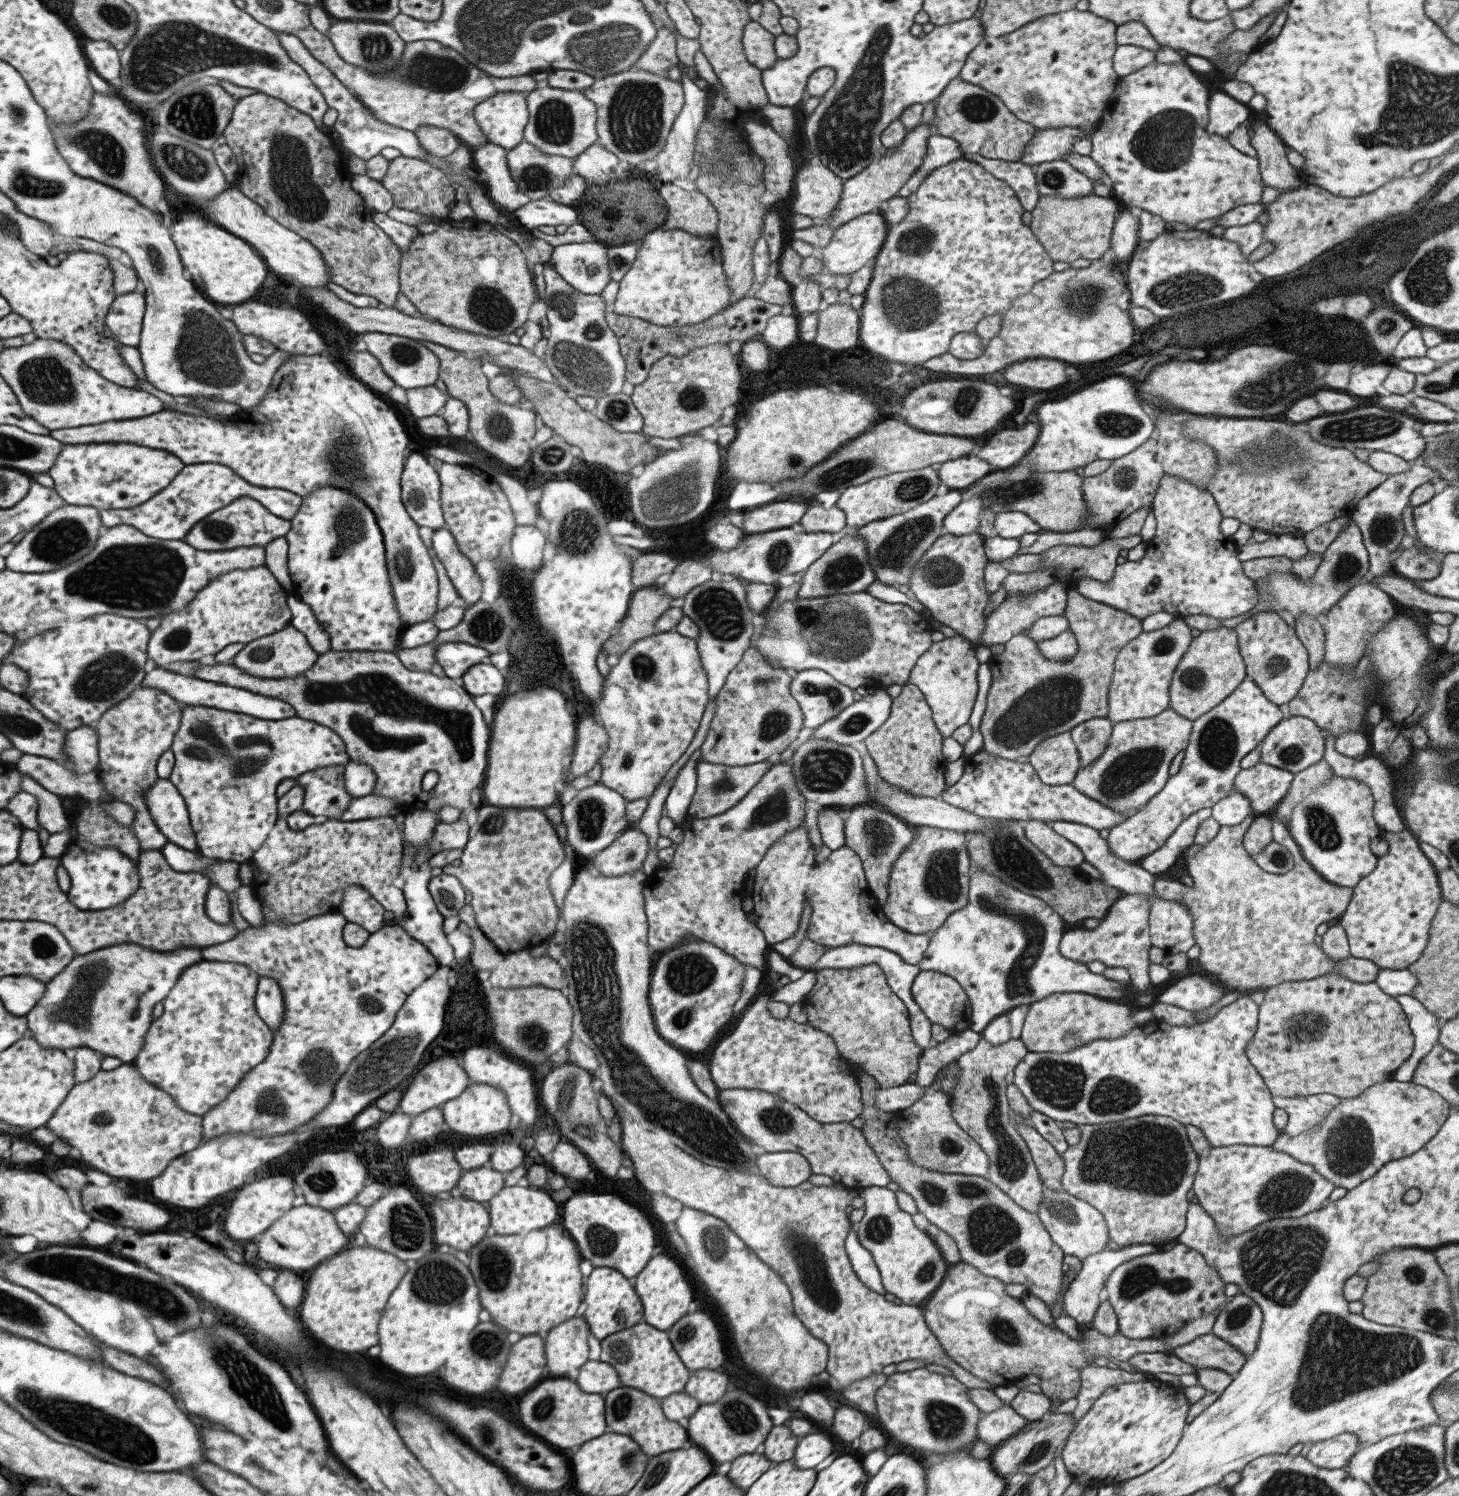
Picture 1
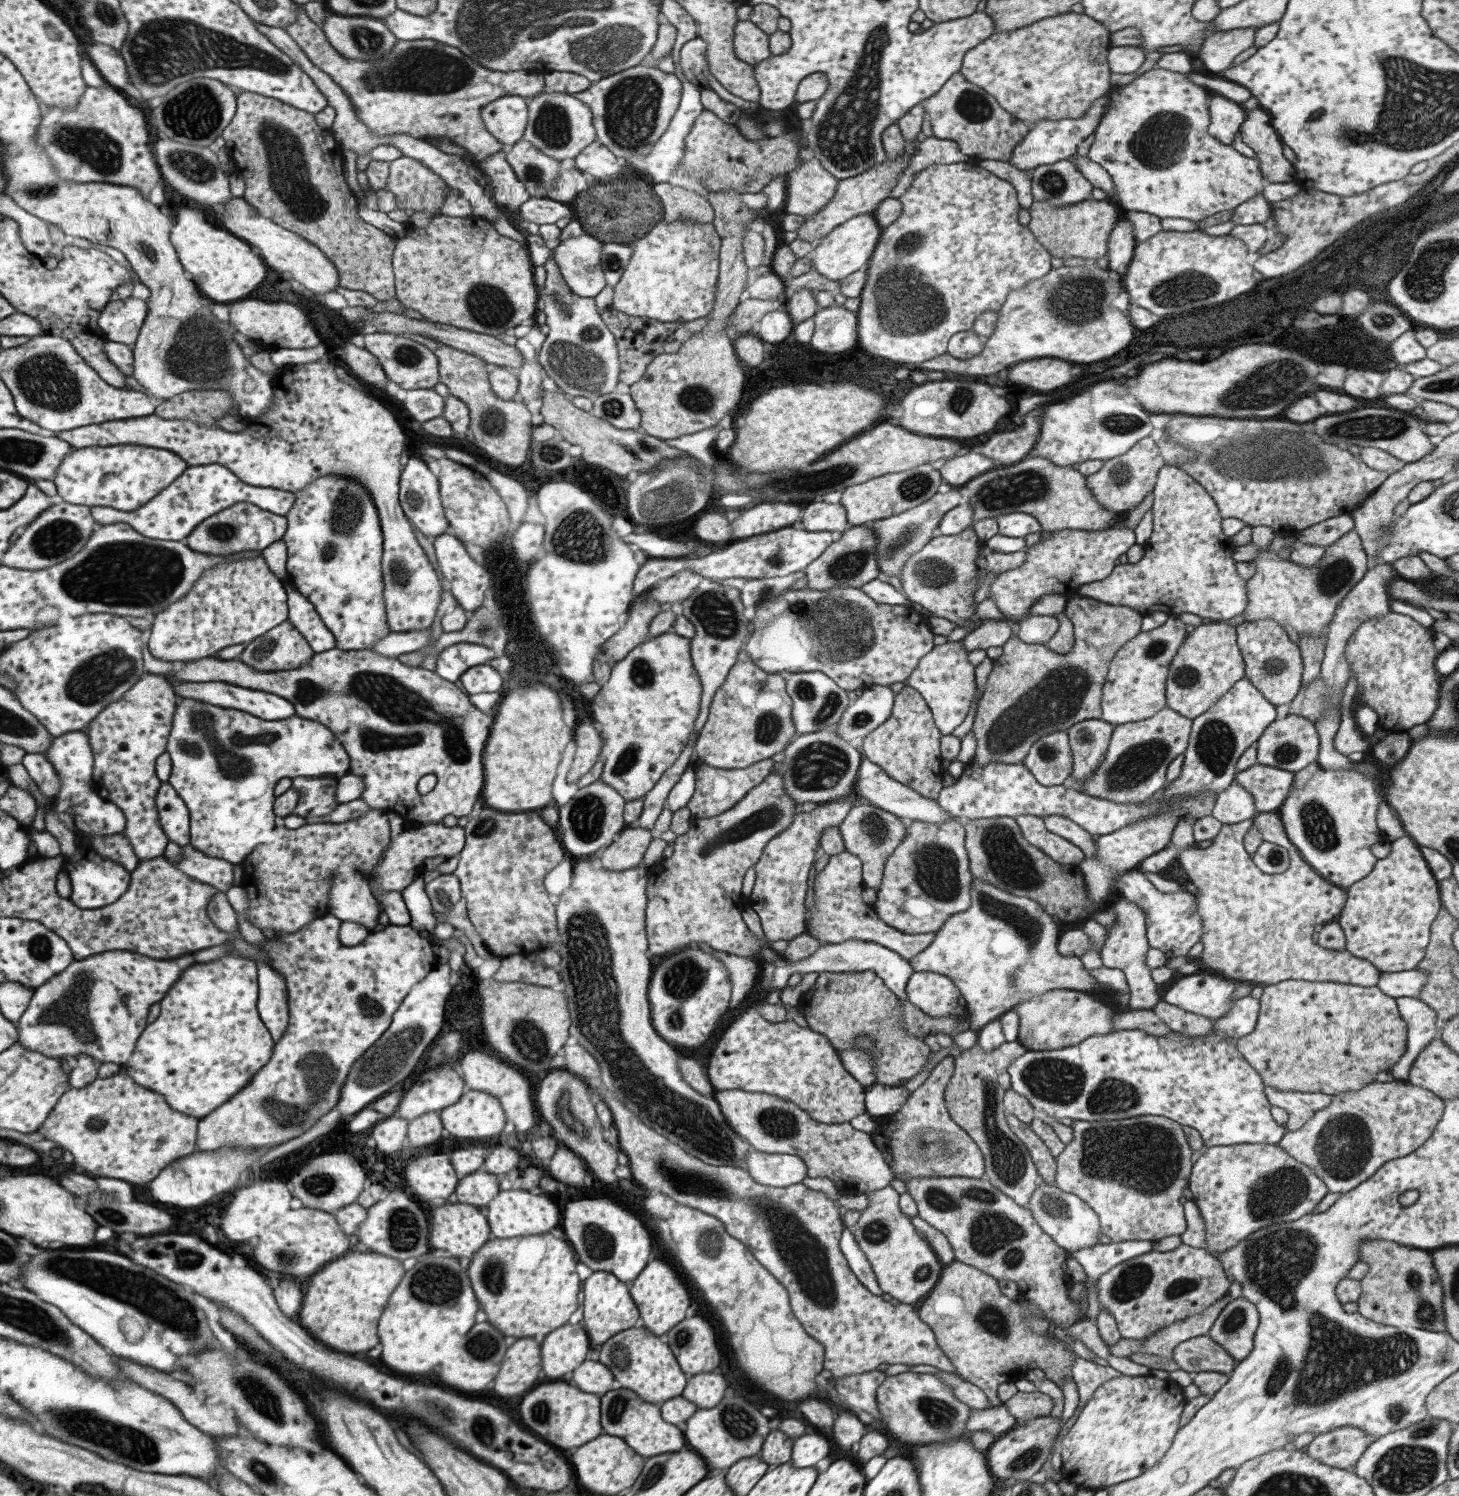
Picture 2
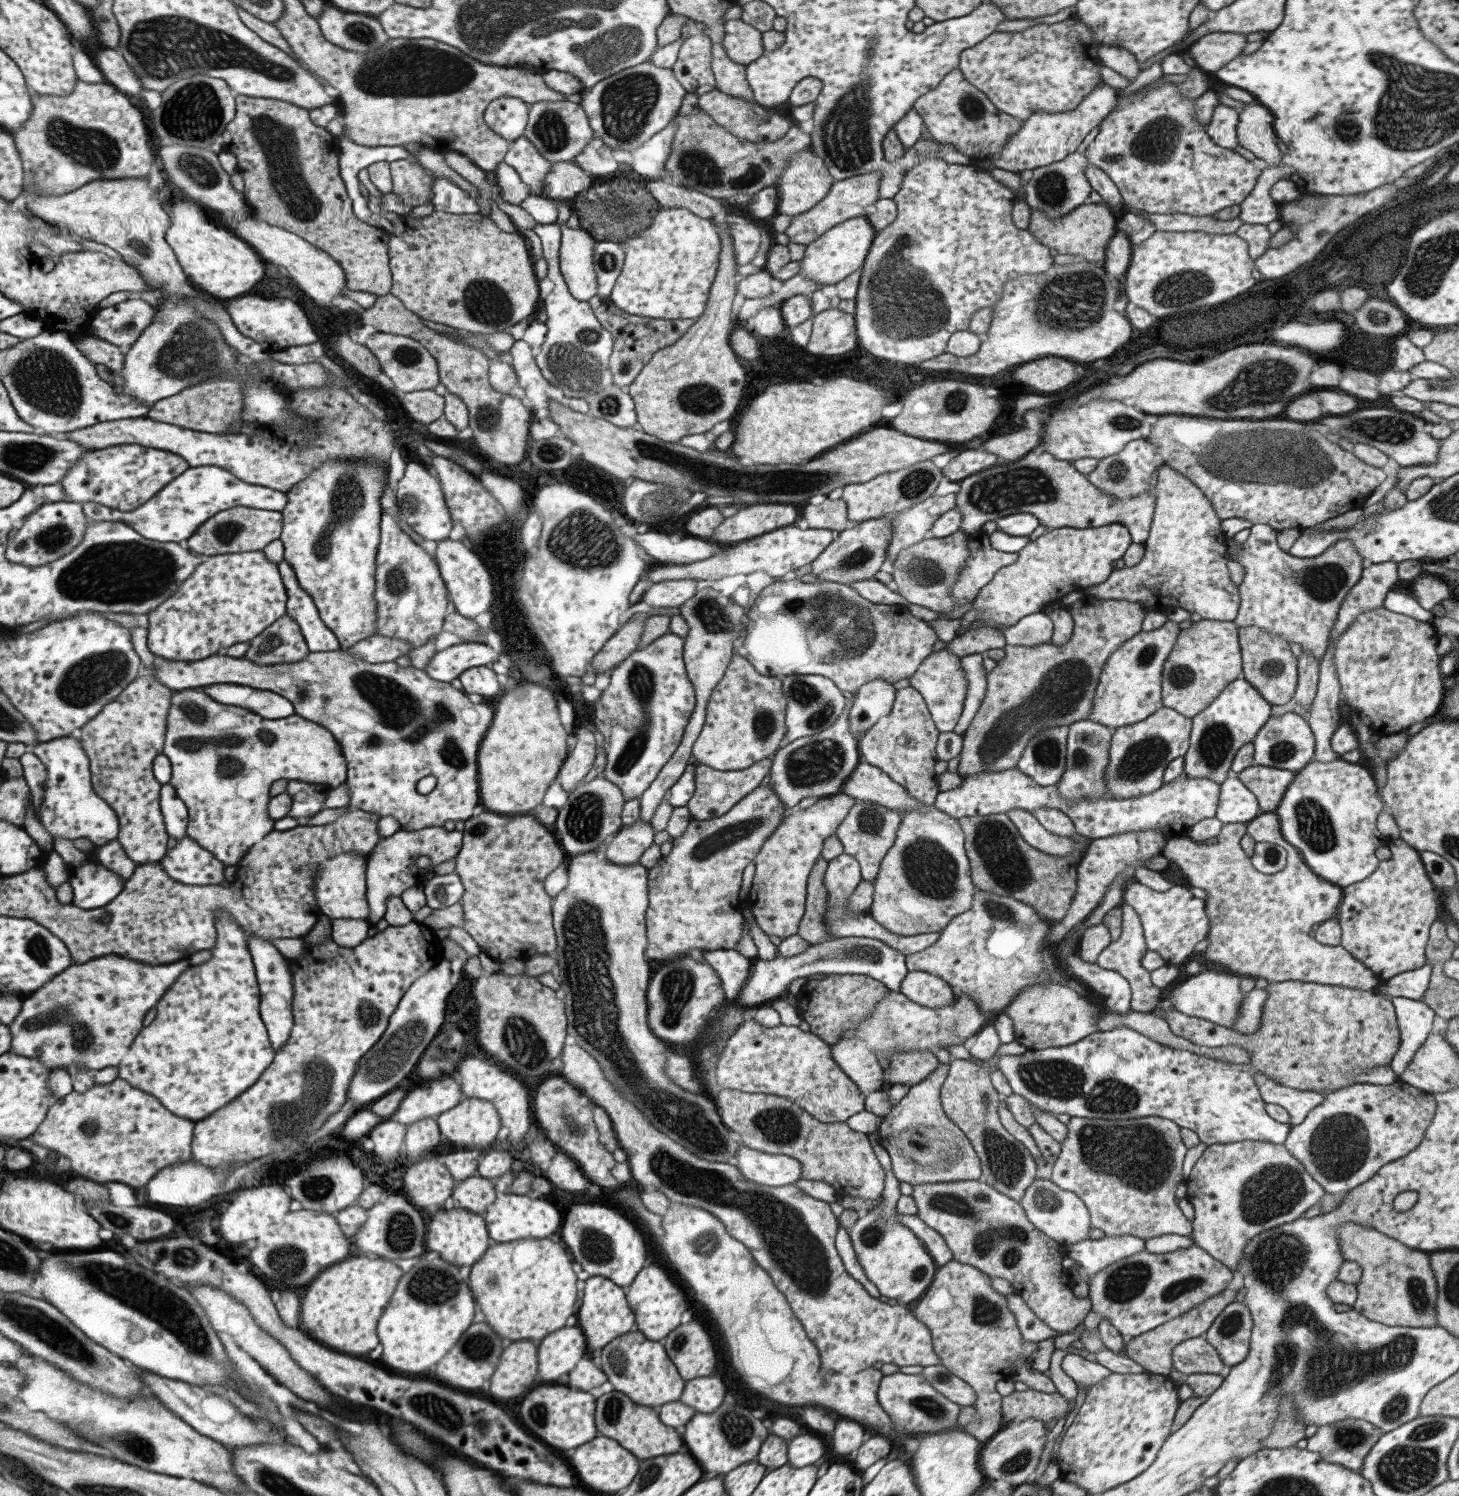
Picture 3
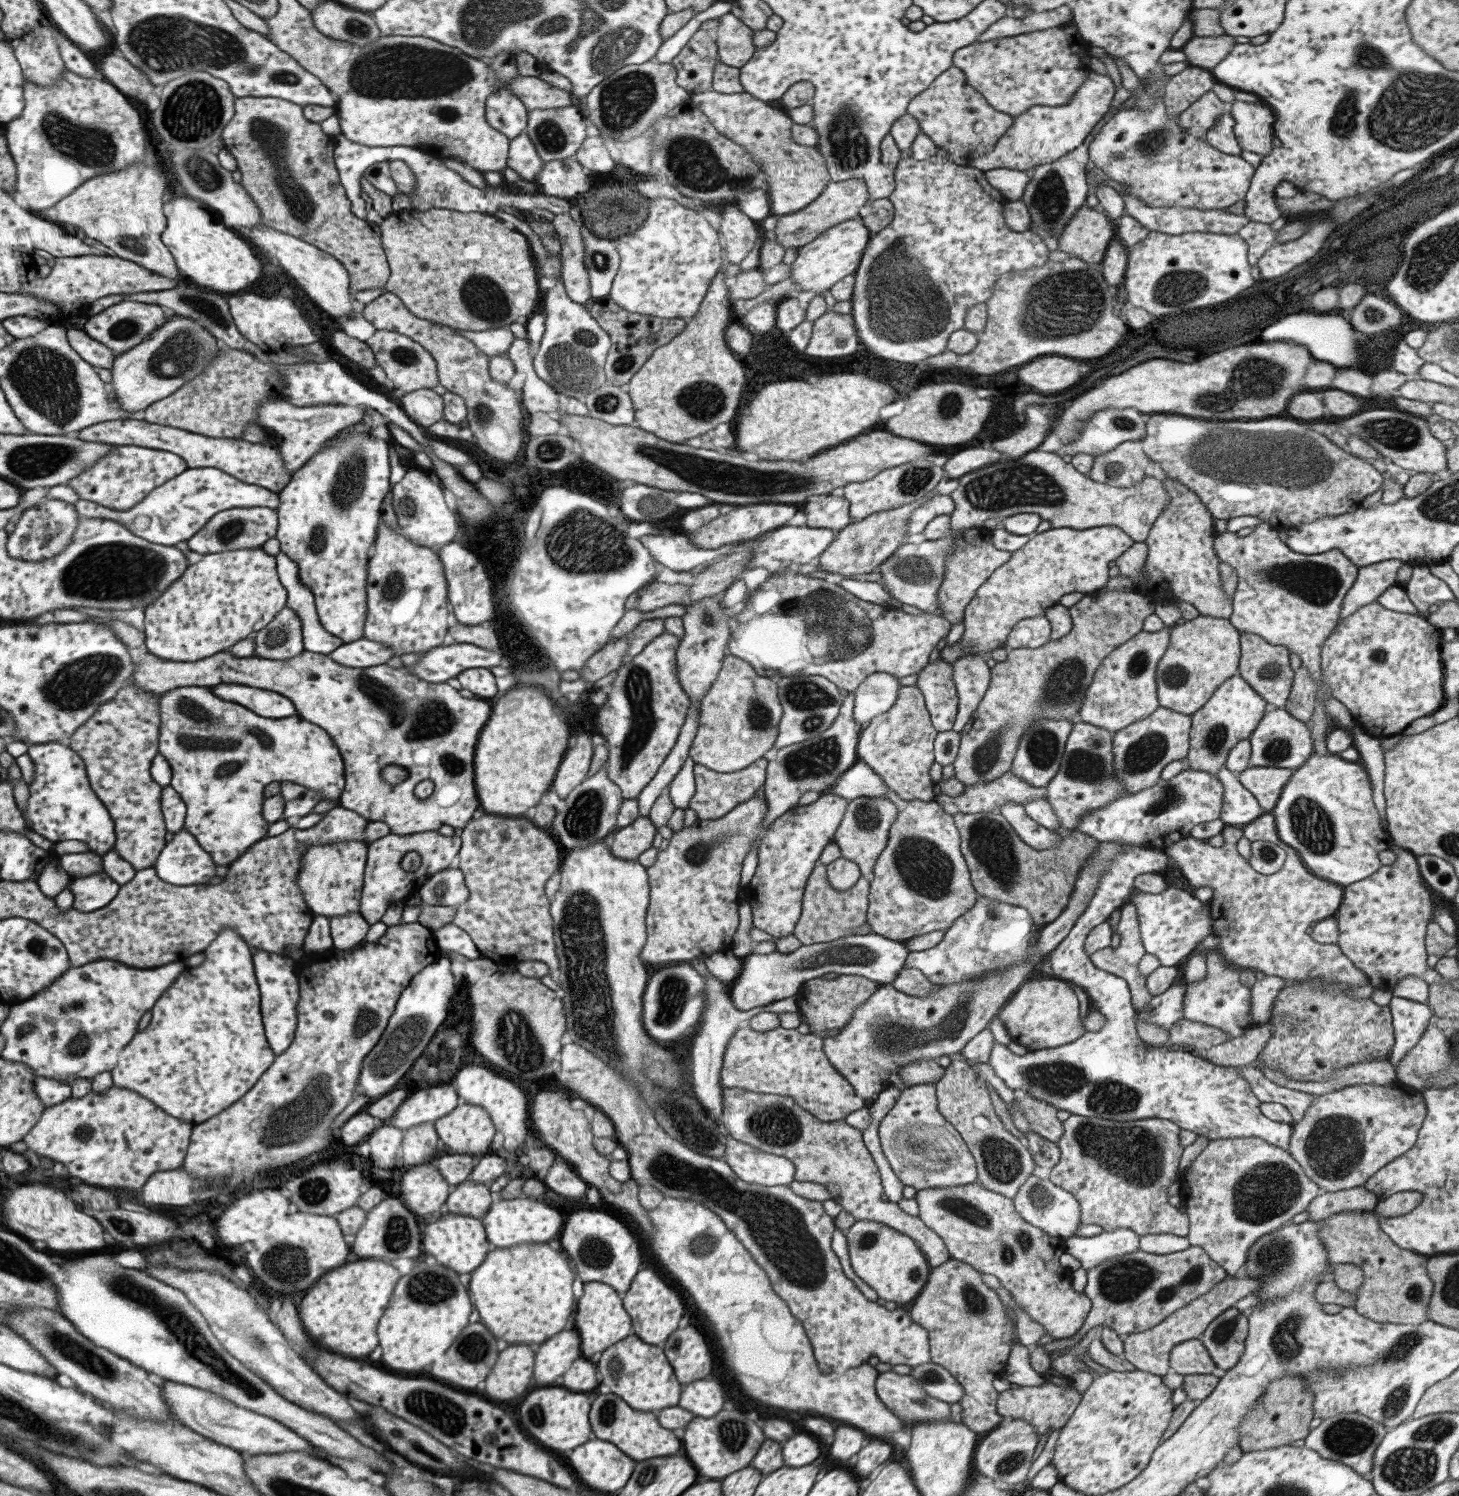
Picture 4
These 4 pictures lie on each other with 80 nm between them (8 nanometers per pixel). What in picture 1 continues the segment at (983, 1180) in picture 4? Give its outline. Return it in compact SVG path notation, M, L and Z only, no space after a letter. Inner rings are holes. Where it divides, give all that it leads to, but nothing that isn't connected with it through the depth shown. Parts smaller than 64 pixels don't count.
M980 1038L972 1050L965 1052L965 1054L962 1054L955 1060L959 1065L960 1074L958 1074L958 1082L954 1086L953 1093L949 1095L948 1102L953 1120L957 1123L957 1126L963 1132L966 1132L987 1155L988 1171L984 1177L989 1182L995 1184L995 1186L998 1186L1017 1206L1020 1206L1027 1212L1035 1213L1042 1199L1041 1190L1043 1184L1030 1157L1027 1145L1017 1134L1016 1128L1011 1122L1007 1098L1005 1098L1007 1085L1005 1083L1005 1074L1014 1070L1015 1065L1027 1054L1027 1051L1025 1045L1019 1039L1008 1039L1003 1044L992 1045Z

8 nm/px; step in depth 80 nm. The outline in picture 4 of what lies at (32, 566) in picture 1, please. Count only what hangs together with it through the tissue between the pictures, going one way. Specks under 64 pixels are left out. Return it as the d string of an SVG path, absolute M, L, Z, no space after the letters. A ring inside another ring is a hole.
M47 497L39 500L17 519L16 528L8 540L8 557L41 562L65 553L71 547L76 530L80 527L80 518L73 503Z

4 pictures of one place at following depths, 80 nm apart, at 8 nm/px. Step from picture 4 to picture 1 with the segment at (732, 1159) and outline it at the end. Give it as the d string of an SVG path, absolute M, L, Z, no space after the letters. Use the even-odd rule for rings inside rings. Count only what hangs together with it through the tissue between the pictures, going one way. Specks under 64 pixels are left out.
M760 1152L756 1156L758 1175L773 1186L795 1187L811 1176L804 1156L797 1152Z

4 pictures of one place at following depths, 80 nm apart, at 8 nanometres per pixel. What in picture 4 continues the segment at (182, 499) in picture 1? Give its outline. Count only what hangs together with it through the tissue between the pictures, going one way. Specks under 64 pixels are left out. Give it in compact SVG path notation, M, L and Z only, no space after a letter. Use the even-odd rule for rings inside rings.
M215 467L190 468L169 482L153 490L143 502L131 510L114 510L97 502L79 500L75 503L81 518L114 521L129 528L137 536L161 546L175 546L179 542L192 539L221 512L233 508L273 508L279 509L279 493L272 492L257 484L245 484L236 476Z

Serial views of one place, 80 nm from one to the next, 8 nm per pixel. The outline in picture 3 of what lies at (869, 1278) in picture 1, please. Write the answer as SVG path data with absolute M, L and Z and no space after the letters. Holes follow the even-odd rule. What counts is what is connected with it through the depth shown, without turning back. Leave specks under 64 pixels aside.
M838 1227L834 1239L834 1247L841 1257L842 1266L845 1267L847 1274L854 1278L873 1298L879 1298L880 1292L877 1287L868 1279L860 1265L858 1258L855 1256L853 1245L849 1240L848 1232L843 1227Z

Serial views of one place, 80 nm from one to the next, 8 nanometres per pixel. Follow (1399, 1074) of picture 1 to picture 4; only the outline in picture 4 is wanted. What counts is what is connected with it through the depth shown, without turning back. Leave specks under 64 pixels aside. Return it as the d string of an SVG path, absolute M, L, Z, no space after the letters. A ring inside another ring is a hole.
M1394 995L1390 999L1388 1008L1392 1018L1393 1046L1387 1060L1396 1069L1399 1061L1421 1039L1421 1033L1425 1031L1433 1014L1425 1004Z

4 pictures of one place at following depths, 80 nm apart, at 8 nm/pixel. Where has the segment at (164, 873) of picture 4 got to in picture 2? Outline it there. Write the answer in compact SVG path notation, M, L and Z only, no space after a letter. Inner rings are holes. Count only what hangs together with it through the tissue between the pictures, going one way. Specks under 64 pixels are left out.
M192 844L183 846L183 848L184 858L181 862L175 862L179 870L185 872L192 879L212 884L223 893L235 886L235 864L228 860L209 856Z

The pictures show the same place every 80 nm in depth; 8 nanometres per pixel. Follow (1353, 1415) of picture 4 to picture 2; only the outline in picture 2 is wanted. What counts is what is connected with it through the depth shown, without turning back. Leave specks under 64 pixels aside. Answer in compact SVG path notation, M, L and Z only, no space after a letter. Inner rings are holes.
M1342 1426L1315 1435L1307 1445L1306 1454L1326 1466L1351 1470L1365 1448L1375 1440L1374 1436L1364 1434L1360 1428Z

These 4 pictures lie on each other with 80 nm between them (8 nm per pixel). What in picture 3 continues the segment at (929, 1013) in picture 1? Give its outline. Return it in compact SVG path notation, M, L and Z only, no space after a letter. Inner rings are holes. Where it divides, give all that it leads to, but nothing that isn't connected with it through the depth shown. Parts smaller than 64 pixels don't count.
M909 971L899 984L899 992L911 1002L927 1008L941 1008L953 1003L951 987L922 971Z

